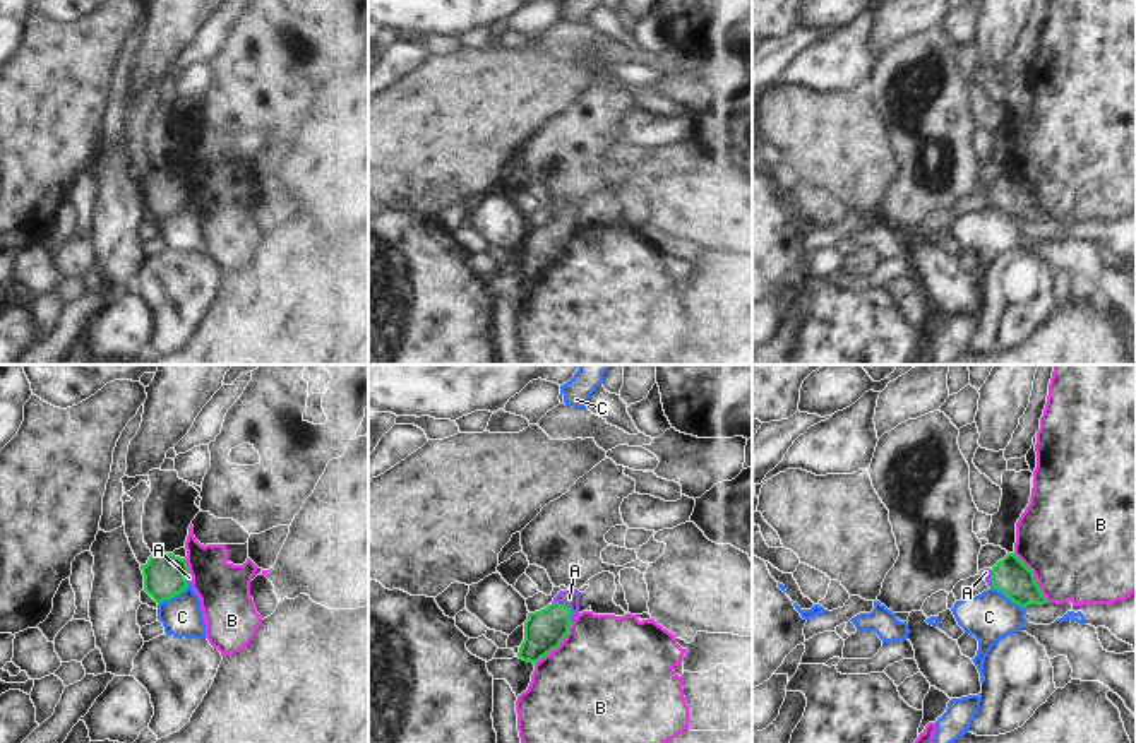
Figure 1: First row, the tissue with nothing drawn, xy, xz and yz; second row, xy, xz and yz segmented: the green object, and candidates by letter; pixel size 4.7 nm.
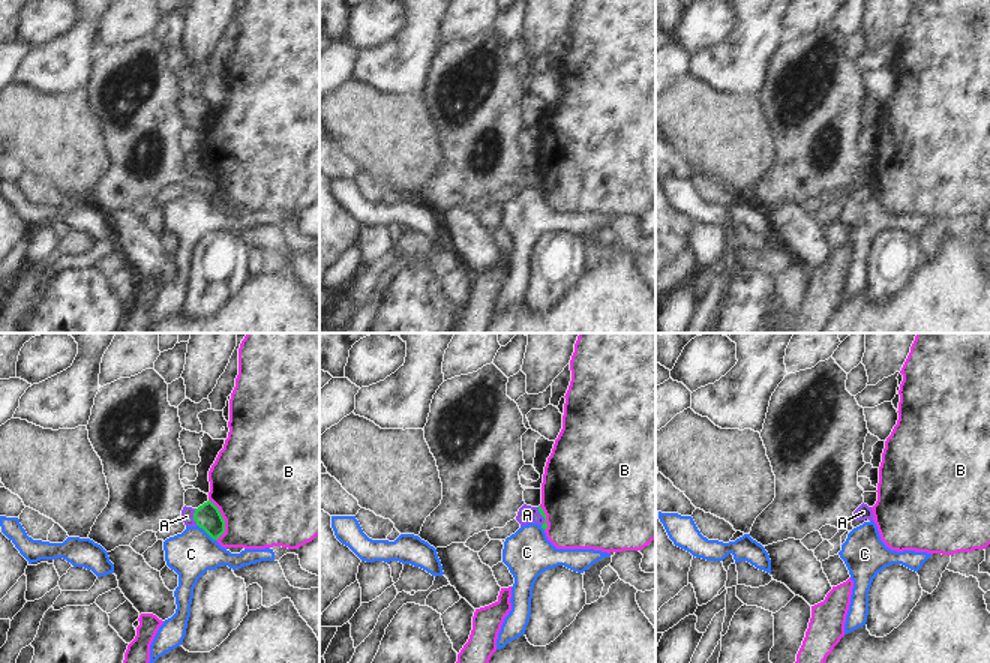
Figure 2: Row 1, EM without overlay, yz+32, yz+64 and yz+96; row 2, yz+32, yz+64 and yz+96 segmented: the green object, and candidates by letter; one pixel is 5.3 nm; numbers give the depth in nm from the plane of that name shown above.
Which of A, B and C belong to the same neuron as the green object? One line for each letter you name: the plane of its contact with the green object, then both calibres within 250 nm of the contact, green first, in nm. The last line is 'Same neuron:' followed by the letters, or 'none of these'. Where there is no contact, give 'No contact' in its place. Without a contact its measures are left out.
A: Touches green in xz. Thickness 190 nm (green) against 80 nm
Same neuron: A.

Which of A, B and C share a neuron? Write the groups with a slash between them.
A / B / C

